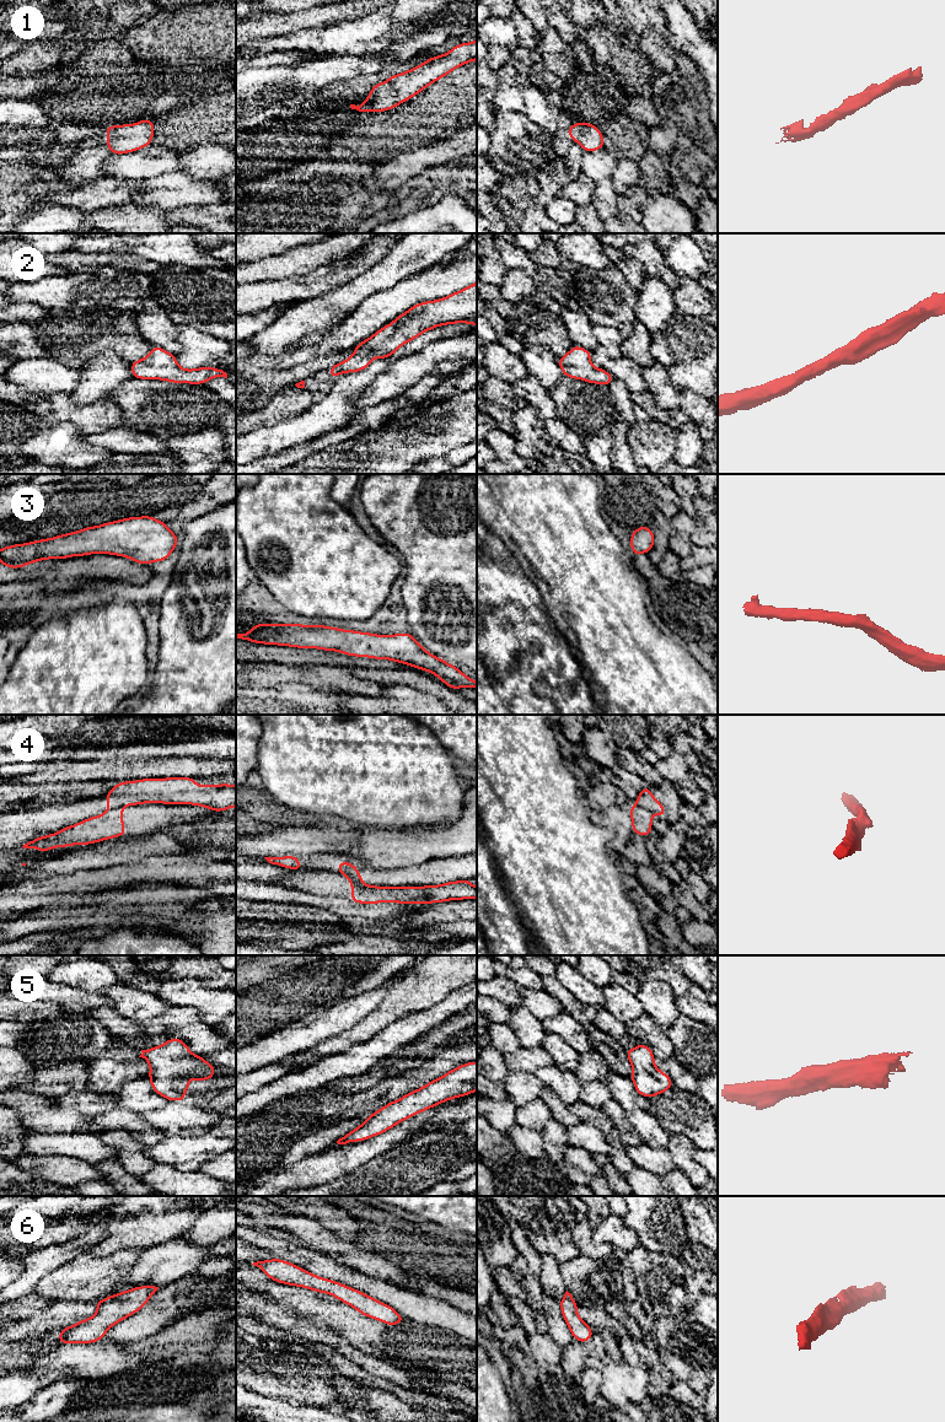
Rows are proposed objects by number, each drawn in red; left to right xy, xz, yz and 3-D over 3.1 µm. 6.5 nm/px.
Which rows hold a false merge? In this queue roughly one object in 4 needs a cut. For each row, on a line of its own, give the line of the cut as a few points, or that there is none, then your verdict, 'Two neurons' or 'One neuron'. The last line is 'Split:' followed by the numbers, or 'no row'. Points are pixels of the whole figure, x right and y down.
1: No split. One neuron
2: No split. One neuron
3: No split. One neuron
4: Split along xz (349, 878), (363, 884). Two neurons
5: No split. One neuron
6: No split. One neuron
Split: 4

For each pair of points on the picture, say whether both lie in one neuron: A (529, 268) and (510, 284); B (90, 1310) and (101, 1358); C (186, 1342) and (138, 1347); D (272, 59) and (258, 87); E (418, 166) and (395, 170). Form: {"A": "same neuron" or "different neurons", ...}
{"A": "different neurons", "B": "different neurons", "C": "same neuron", "D": "different neurons", "E": "same neuron"}

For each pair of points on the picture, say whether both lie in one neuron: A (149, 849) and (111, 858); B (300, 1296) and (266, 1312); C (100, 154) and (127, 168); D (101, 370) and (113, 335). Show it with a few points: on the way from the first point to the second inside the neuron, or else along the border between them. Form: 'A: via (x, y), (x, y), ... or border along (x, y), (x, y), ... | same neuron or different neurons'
A: via (139, 849), (121, 850) | same neuron
B: border along (253, 1292), (267, 1294), (282, 1307), (305, 1318) | different neurons
C: border along (112, 155), (103, 167), (105, 176) | different neurons
D: border along (130, 361), (111, 349), (102, 349), (82, 362) | different neurons

